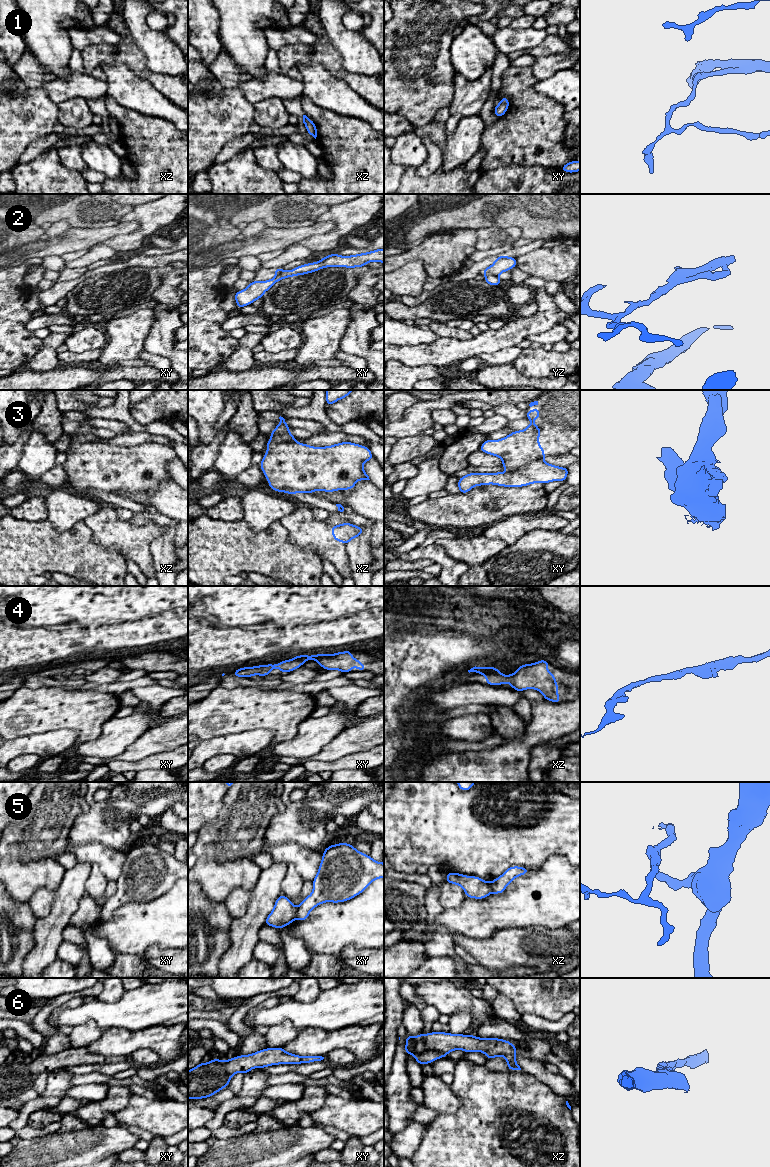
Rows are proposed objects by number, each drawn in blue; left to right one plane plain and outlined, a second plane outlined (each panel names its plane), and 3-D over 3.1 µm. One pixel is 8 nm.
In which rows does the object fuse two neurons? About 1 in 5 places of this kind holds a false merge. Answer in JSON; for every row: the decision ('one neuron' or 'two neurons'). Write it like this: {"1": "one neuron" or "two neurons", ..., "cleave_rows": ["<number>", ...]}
{"1": "one neuron", "2": "two neurons", "3": "one neuron", "4": "one neuron", "5": "two neurons", "6": "one neuron", "cleave_rows": ["2", "5"]}

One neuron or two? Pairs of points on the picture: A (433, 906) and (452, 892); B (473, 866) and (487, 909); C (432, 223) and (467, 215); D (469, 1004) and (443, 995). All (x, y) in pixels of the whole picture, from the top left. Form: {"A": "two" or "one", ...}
{"A": "two", "B": "two", "C": "one", "D": "one"}

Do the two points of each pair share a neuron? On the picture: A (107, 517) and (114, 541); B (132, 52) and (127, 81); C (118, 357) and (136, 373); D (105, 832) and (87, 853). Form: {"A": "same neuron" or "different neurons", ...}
{"A": "same neuron", "B": "different neurons", "C": "different neurons", "D": "different neurons"}

